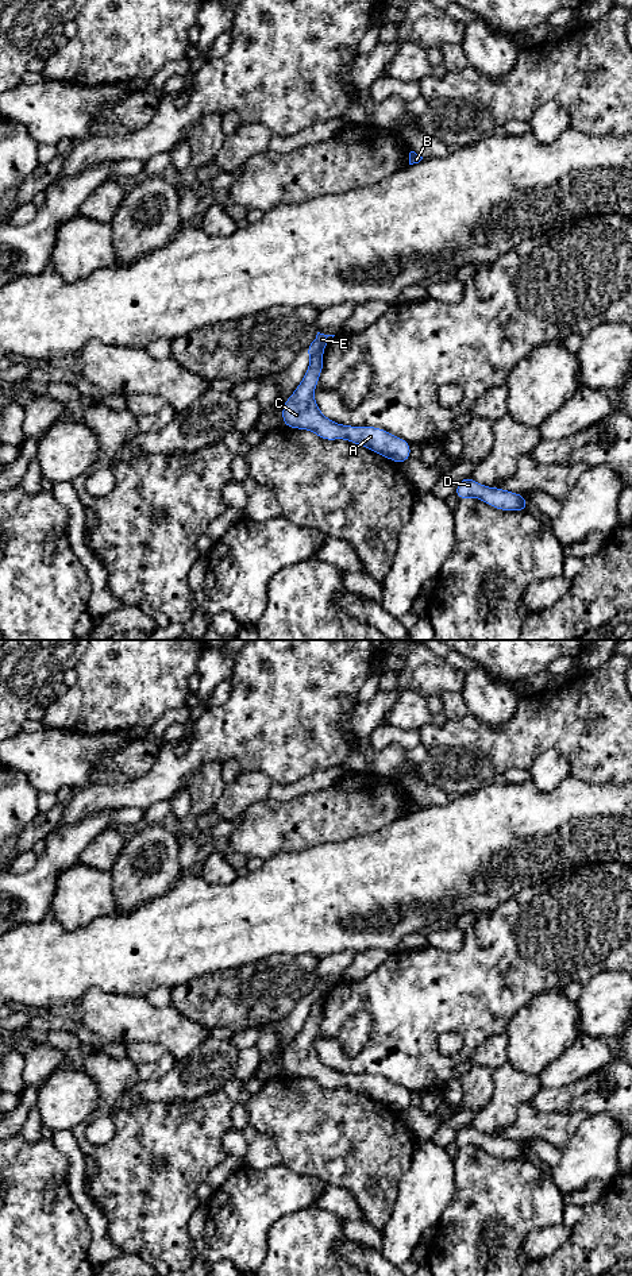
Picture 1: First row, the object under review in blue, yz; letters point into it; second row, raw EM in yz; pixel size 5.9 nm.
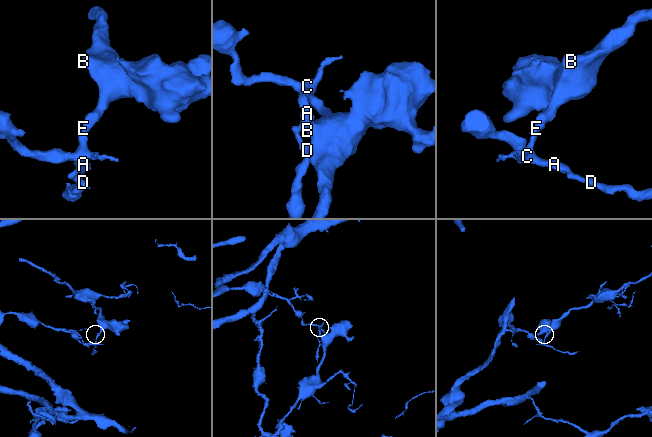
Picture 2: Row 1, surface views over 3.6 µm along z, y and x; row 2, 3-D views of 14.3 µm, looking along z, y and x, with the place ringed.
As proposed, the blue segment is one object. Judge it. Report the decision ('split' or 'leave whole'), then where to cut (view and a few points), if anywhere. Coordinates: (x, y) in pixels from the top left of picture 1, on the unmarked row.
split; cut yz (322, 1002), (311, 1005)

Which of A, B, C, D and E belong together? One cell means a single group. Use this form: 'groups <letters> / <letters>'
groups A C D / B E

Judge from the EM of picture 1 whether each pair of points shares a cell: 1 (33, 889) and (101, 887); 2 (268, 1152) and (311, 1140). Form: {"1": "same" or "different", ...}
{"1": "different", "2": "different"}

